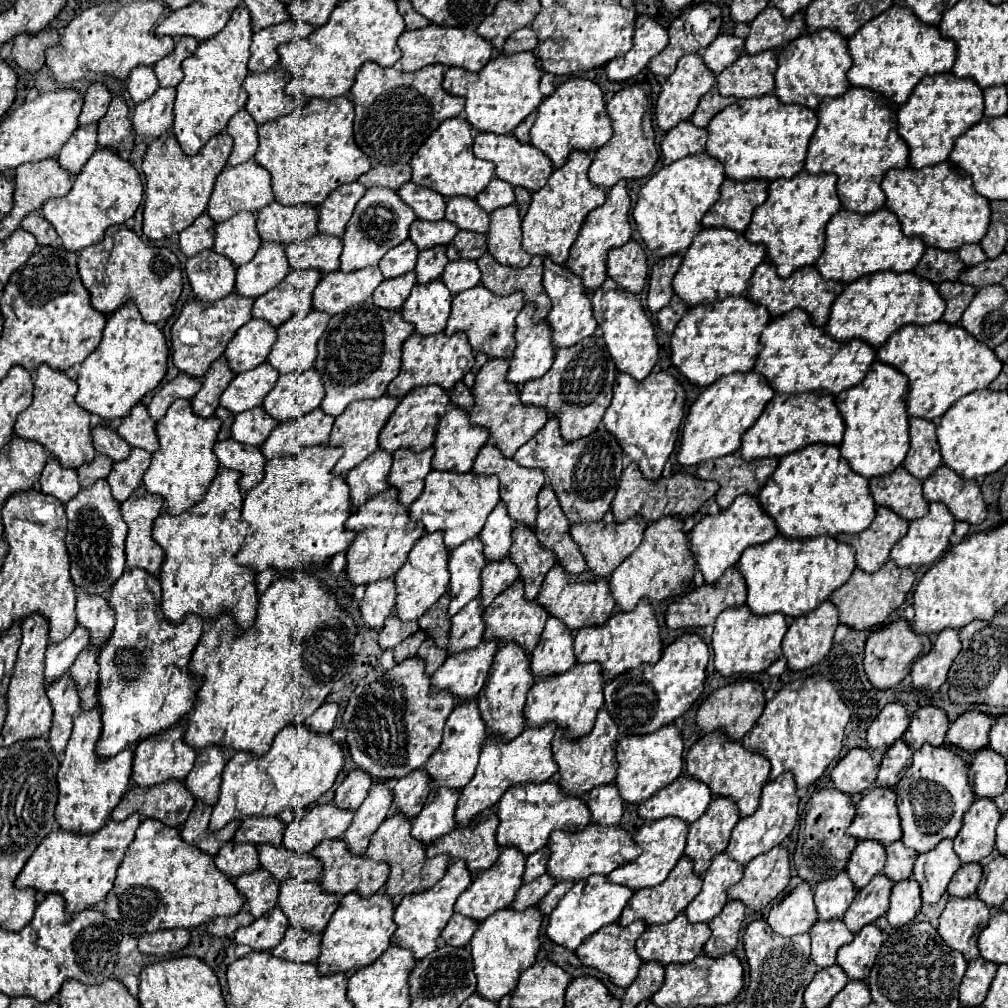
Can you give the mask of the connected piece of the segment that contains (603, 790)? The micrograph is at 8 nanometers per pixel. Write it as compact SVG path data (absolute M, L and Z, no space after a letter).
M606 784L588 792L586 806L590 810L592 822L600 826L616 826L624 812L624 802L614 784Z

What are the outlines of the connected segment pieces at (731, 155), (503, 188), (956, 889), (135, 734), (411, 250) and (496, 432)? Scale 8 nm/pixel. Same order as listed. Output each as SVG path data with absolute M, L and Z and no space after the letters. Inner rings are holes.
M774 94L738 100L718 112L708 124L706 152L722 162L728 178L738 182L792 178L804 168L808 142L816 126L814 110L798 104L782 104Z
M494 178L482 192L480 196L476 196L476 202L480 204L482 210L486 212L494 212L498 208L510 206L514 204L514 188L498 178Z
M962 864L962 868L954 874L954 878L948 884L948 894L952 898L968 898L976 892L980 878L982 878L980 864Z
M126 570L108 596L108 606L116 614L110 640L98 652L98 704L102 734L98 738L98 756L110 758L136 740L158 736L180 722L196 700L200 680L190 670L192 652L202 636L204 622L190 614L182 624L168 624L160 610L162 588L156 576L144 570Z
M406 240L384 254L384 258L380 260L380 272L384 274L384 278L402 276L402 274L414 270L416 256L418 256L416 246L410 240Z
M490 358L482 370L476 376L476 384L472 388L474 394L474 406L468 412L470 424L472 426L480 426L486 428L490 432L492 442L500 448L500 452L506 458L512 458L516 454L516 450L526 444L538 430L544 428L544 424L548 422L548 414L544 414L542 408L536 406L524 406L518 398L518 388L512 386L510 382L506 382L506 372L508 372L508 360L498 360L498 358Z

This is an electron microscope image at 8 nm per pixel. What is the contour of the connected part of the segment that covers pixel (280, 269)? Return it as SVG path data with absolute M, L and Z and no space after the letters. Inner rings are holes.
M264 244L258 248L252 262L236 272L236 294L246 298L260 298L276 284L280 284L290 270L286 258L286 244Z

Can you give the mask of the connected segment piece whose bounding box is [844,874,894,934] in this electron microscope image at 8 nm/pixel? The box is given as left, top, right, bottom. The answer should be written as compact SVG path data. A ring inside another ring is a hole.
M878 874L870 880L868 888L862 888L856 894L854 902L850 904L850 908L844 916L844 924L848 926L848 930L852 934L858 934L866 924L878 920L880 916L884 916L888 912L892 886L894 886L892 880Z

